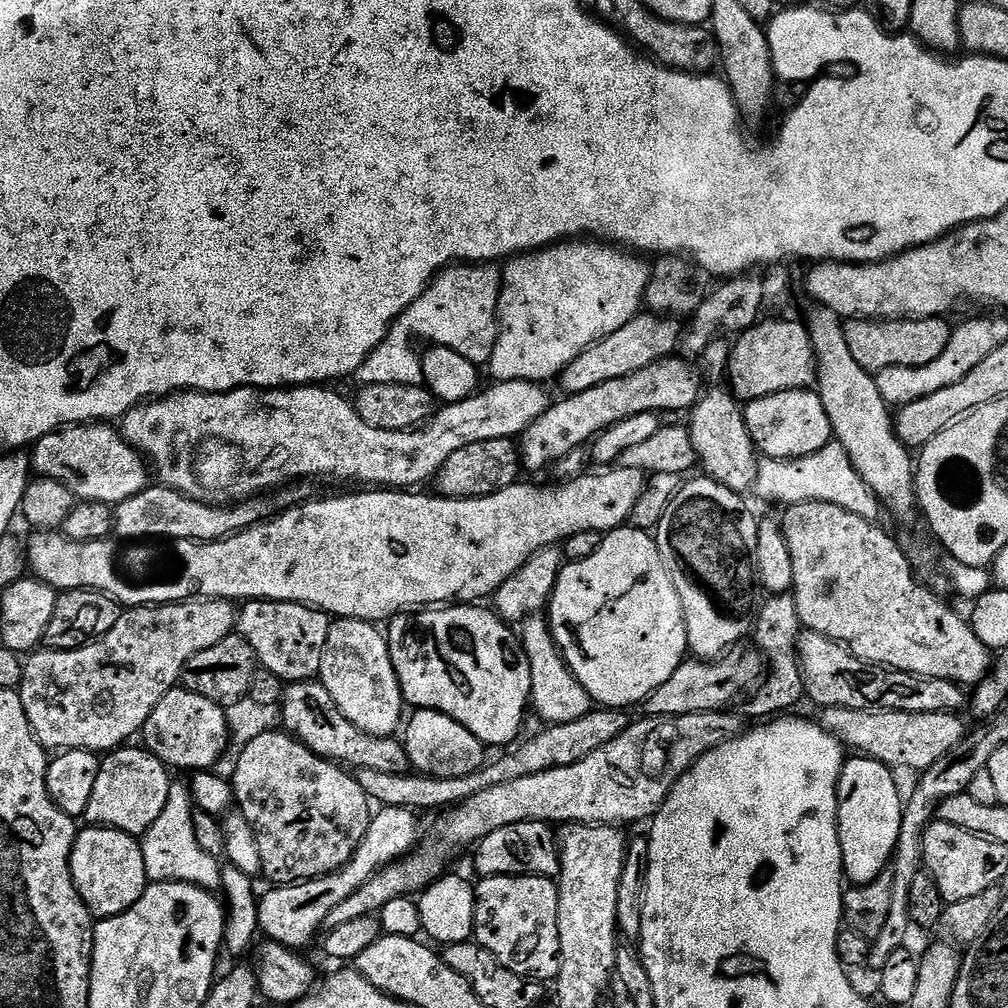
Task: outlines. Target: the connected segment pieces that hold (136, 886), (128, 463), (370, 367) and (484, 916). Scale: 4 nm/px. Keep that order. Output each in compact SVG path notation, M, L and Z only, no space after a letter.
M88 826L85 829L85 832L84 829L77 831L72 847L74 886L93 917L107 918L122 914L130 910L138 898L142 898L150 883L140 849L141 841L113 828Z
M108 422L74 424L46 434L36 441L30 455L37 477L57 480L76 495L77 501L93 500L115 506L126 498L134 498L150 484L150 468L144 457Z
M457 263L438 272L428 289L392 323L386 338L356 371L359 385L421 385L421 353L416 342L454 350L478 366L487 365L496 345L496 307L502 272L492 264Z
M486 876L479 883L475 885L475 943L525 980L555 981L560 974L557 881L546 876Z

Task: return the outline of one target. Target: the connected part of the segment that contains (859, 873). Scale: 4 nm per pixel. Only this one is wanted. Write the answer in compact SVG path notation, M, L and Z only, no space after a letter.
M853 755L845 759L844 769L836 787L836 796L840 799L840 809L836 824L840 827L840 845L845 877L853 885L874 882L891 865L892 856L896 853L898 830L902 830L902 814L905 801L900 800L900 788L896 785L893 769L888 765L871 760L869 756Z

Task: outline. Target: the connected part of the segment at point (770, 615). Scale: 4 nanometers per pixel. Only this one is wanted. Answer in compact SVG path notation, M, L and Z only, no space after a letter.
M790 594L769 595L760 605L754 629L754 644L766 657L766 679L763 681L764 696L756 696L745 706L743 715L753 716L760 722L777 714L788 714L801 699L805 699L804 679L800 669L800 655L796 653L796 643L800 641L802 625L794 598Z

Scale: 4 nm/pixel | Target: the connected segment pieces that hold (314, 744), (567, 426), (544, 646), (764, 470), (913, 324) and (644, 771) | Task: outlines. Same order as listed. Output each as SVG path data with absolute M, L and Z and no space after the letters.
M319 682L288 684L284 690L284 698L278 705L279 712L284 719L283 731L296 737L324 760L352 770L365 768L378 770L381 774L409 775L410 765L403 743L391 736L371 736L358 730L358 726L354 726L354 722L350 722L350 718L346 718L346 714L338 710L338 706L330 698L330 690L326 690Z
M665 358L654 362L650 366L646 366L637 372L631 372L629 376L622 378L614 378L610 382L602 382L598 386L594 386L594 390L582 390L581 392L573 392L565 395L564 401L553 403L546 414L542 414L542 418L535 420L527 430L519 437L518 447L520 450L520 458L525 469L528 468L532 472L540 472L543 468L551 469L553 466L565 460L571 452L583 449L589 442L592 442L604 431L605 428L614 426L618 422L622 422L631 416L638 414L646 414L654 412L657 414L665 414L664 412L684 412L687 413L702 395L702 387L700 388L700 380L702 384L702 376L699 371L696 372L691 368L689 361L684 358Z
M543 615L529 616L523 624L519 625L518 635L520 644L526 650L526 658L530 662L530 701L534 712L537 712L545 721L545 725L565 724L566 722L578 722L590 711L593 711L594 701L590 694L586 694L586 686L574 678L570 666L564 660L559 646L552 637L552 627L548 625Z
M835 442L822 446L814 454L797 460L761 459L756 465L755 495L764 500L773 500L776 504L787 506L802 502L828 502L834 506L842 506L842 510L850 510L850 514L858 514L862 518L876 522L881 518L882 505L880 499L862 482L862 478L850 462L846 450Z
M935 316L934 318L918 318L917 320L844 320L846 346L850 346L850 354L854 362L862 366L862 370L873 374L886 370L890 366L926 366L939 358L942 350L950 346L953 325L947 324L947 319Z
M725 710L643 718L644 720L638 721L637 724L636 721L629 723L628 728L618 738L614 738L614 742L608 742L606 746L602 746L602 750L594 750L590 758L582 758L582 762L574 762L574 766L562 766L554 770L546 770L542 774L530 774L530 778L516 778L514 782L504 782L502 786L494 786L490 790L484 790L482 794L476 794L474 798L453 807L447 813L448 819L442 821L430 838L427 837L413 853L395 864L388 865L383 872L375 875L370 882L356 890L341 905L330 910L323 922L322 930L325 933L333 932L338 926L354 922L357 918L377 915L387 902L392 902L395 898L422 892L447 871L446 866L453 854L458 853L468 844L472 846L479 843L480 839L494 834L494 830L502 826L527 820L542 822L549 826L569 824L625 826L624 824L632 824L635 820L647 821L655 816L656 811L672 793L675 784L696 765L700 758L745 731L746 724L743 724L745 721L739 715L737 716L732 713L732 710Z

